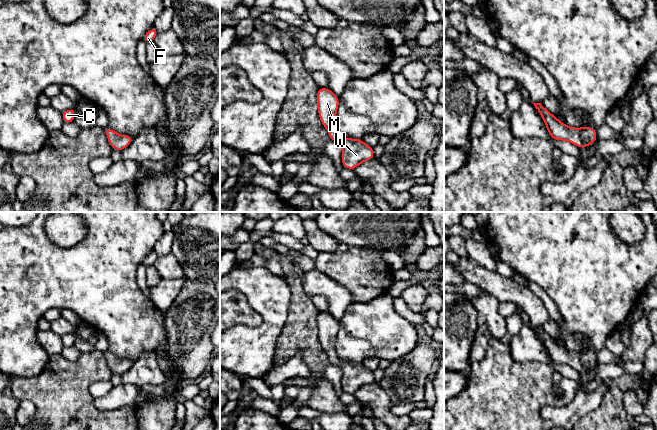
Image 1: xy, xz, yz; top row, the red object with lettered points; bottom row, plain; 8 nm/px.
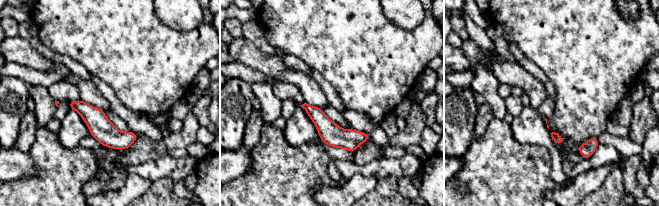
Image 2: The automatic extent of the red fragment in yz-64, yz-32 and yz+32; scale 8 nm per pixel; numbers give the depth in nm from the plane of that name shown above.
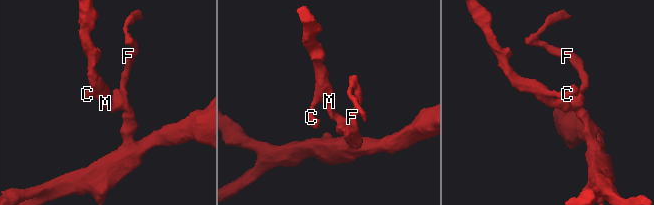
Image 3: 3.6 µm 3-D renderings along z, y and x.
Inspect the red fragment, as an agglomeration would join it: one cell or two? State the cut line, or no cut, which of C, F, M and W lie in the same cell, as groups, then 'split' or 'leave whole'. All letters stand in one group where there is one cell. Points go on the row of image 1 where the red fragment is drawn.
cut none; groups C F M W; leave whole

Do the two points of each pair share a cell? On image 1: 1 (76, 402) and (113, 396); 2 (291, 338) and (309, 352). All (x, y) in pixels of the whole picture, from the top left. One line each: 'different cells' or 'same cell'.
1: different cells
2: same cell

